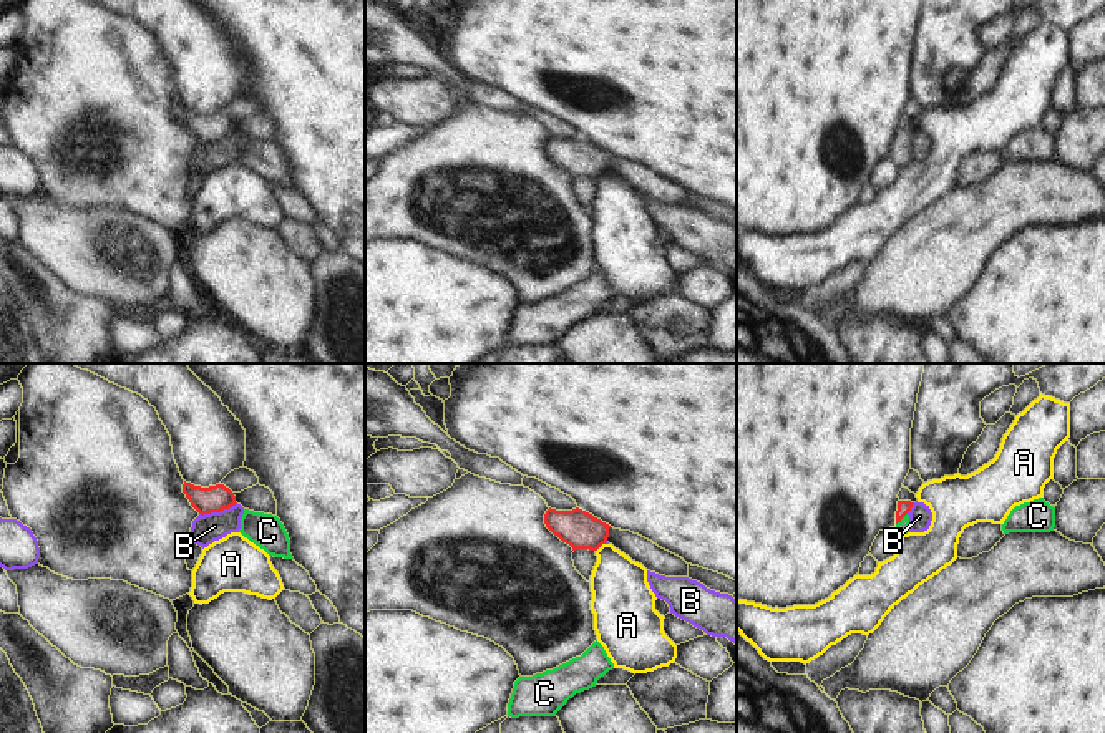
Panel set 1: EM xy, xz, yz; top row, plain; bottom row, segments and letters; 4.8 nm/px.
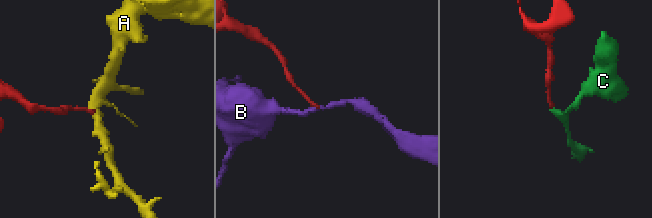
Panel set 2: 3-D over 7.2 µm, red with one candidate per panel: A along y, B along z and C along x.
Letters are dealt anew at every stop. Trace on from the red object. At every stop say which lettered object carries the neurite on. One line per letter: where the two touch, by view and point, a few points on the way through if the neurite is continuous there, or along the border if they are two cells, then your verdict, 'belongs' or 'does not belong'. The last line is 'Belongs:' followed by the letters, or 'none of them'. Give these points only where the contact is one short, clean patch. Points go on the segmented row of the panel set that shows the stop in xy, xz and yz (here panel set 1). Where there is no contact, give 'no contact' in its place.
A: contact xz (599, 546); border xz (604, 543), (596, 551); does not belong
B: contact xy (218, 511); border xy (236, 503), (219, 511), (199, 514); does not belong
C: contact yz (901, 518); way yz (903, 506), (901, 518), (903, 526); belongs
Belongs: C

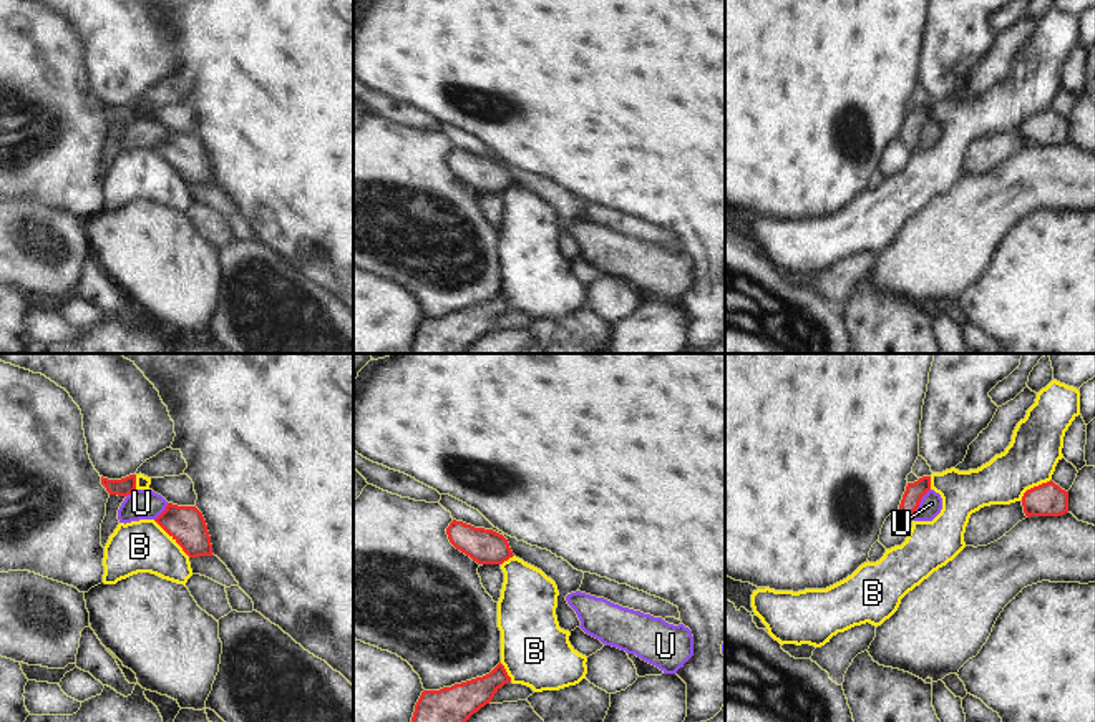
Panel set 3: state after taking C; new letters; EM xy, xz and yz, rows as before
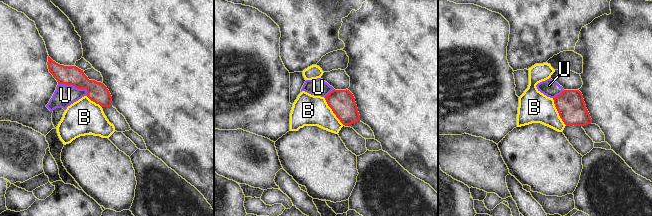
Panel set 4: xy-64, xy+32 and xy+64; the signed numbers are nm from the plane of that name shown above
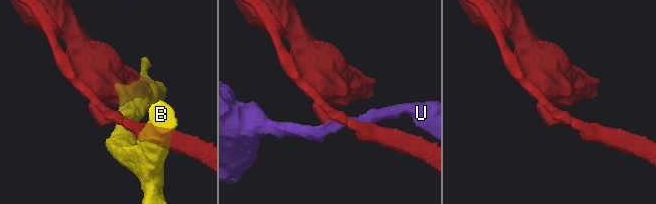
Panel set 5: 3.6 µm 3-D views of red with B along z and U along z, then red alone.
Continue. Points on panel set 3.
B: contact xy (173, 538); does not belong
U: contact yz (919, 502); does not belong
Belongs: none of them

